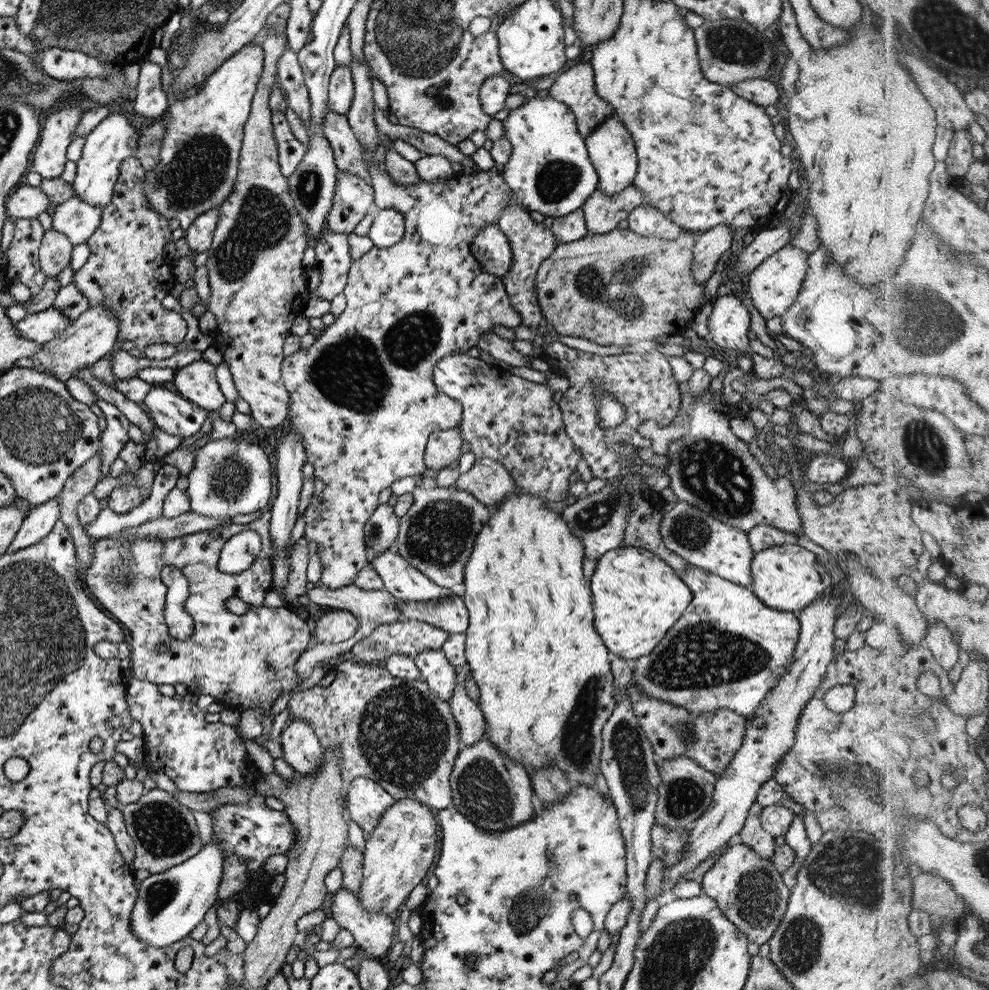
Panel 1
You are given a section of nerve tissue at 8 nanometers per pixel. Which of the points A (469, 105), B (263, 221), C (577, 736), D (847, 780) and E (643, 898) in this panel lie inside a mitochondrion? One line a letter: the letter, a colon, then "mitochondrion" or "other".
A: other
B: mitochondrion
C: mitochondrion
D: mitochondrion
E: other

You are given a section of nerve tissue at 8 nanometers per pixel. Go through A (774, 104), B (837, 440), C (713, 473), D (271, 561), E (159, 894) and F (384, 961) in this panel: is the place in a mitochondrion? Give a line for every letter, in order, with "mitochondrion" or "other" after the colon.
A: other
B: other
C: mitochondrion
D: other
E: mitochondrion
F: other

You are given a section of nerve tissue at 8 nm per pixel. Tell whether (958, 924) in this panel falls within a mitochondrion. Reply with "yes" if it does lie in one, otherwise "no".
no

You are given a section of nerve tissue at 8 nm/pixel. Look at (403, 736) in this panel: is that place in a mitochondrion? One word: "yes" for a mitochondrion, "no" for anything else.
yes

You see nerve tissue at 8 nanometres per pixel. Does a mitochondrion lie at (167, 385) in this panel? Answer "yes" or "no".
no

